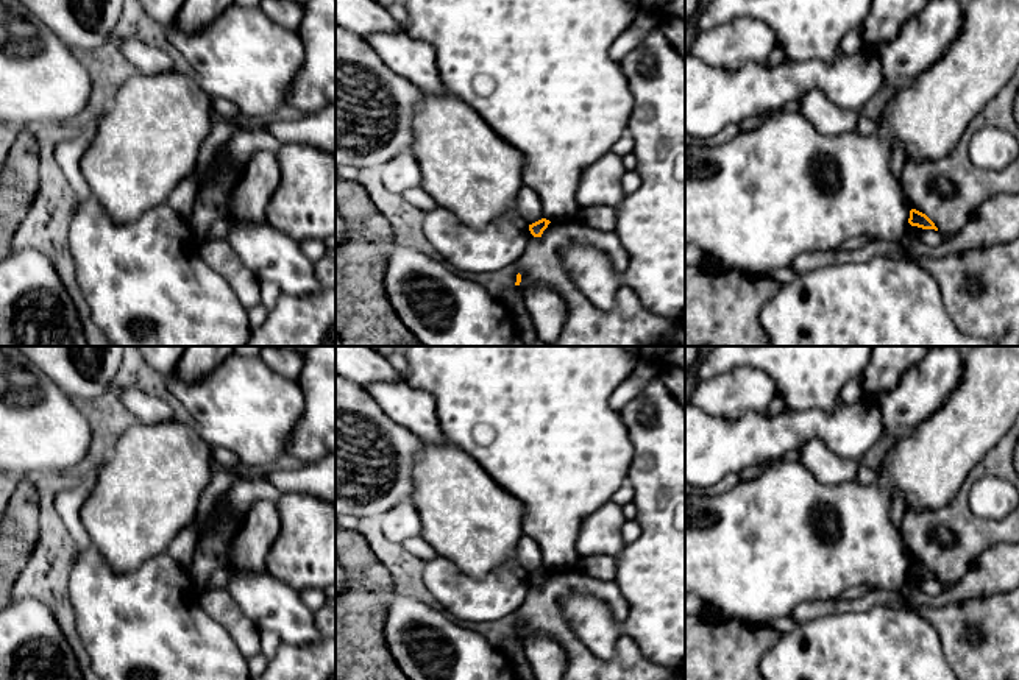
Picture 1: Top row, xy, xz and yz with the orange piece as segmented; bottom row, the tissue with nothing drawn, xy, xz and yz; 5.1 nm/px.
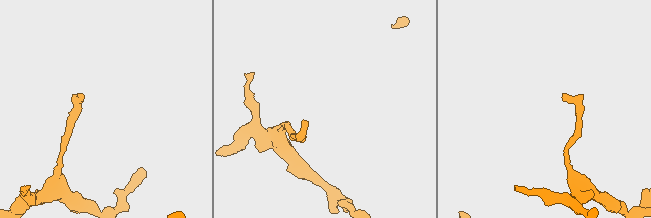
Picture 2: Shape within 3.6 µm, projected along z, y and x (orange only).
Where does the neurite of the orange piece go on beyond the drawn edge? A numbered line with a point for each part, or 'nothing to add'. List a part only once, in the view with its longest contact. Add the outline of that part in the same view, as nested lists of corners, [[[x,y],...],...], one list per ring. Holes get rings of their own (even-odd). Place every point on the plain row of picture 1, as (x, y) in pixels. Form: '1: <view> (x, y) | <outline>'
nothing to add

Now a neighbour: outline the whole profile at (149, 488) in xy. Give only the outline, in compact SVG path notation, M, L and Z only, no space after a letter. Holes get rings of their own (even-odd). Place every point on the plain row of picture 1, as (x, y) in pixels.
M178 420L131 426L98 466L97 483L80 512L91 546L117 574L131 572L145 560L165 554L175 535L195 521L200 498L212 476L212 448L200 437L197 426Z

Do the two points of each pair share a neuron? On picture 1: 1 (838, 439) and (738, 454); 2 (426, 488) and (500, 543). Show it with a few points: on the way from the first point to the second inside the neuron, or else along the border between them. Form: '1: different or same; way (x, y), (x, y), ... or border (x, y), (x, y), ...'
1: same; way (813, 431), (790, 431), (763, 439)
2: same; way (445, 501), (476, 532), (481, 532)

